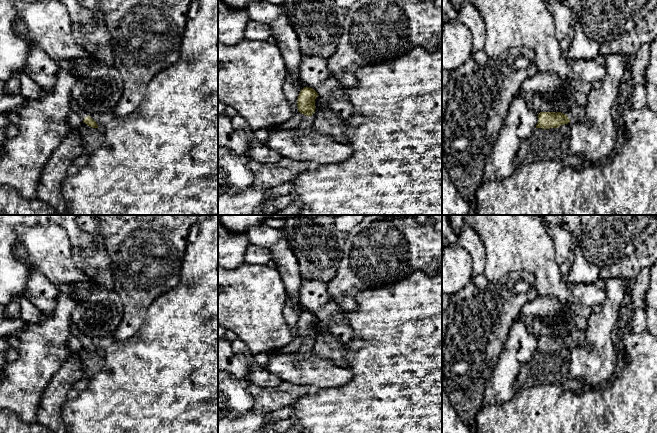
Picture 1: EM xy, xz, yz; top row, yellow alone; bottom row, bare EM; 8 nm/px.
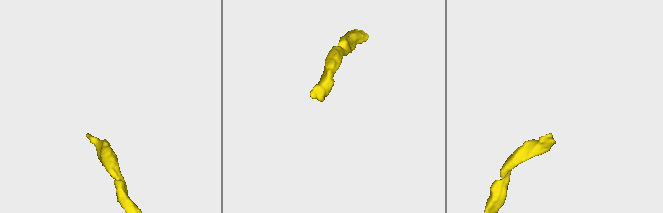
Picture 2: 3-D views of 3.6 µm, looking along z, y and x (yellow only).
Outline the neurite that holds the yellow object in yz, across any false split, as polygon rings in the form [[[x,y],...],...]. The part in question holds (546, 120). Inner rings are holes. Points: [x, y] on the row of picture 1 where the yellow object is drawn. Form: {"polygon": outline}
{"polygon": [[[586,106],[573,107],[570,109],[567,115],[561,112],[540,112],[538,114],[538,123],[536,125],[536,128],[558,128],[561,125],[565,125],[570,122],[577,122],[583,119],[585,108]]]}

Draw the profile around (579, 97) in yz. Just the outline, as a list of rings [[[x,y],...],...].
[[[657,5],[647,16],[637,19],[636,25],[632,30],[620,34],[615,40],[603,45],[595,59],[582,61],[567,58],[566,63],[569,67],[569,74],[566,78],[561,78],[557,74],[537,72],[521,84],[517,95],[523,96],[527,104],[538,113],[561,112],[567,115],[573,107],[586,106],[588,93],[593,90],[592,83],[596,80],[602,80],[606,73],[605,57],[608,54],[635,55],[643,44],[651,44],[656,38]]]

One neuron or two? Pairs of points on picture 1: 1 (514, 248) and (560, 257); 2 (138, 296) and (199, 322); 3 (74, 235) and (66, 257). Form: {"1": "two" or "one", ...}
{"1": "two", "2": "two", "3": "two"}

